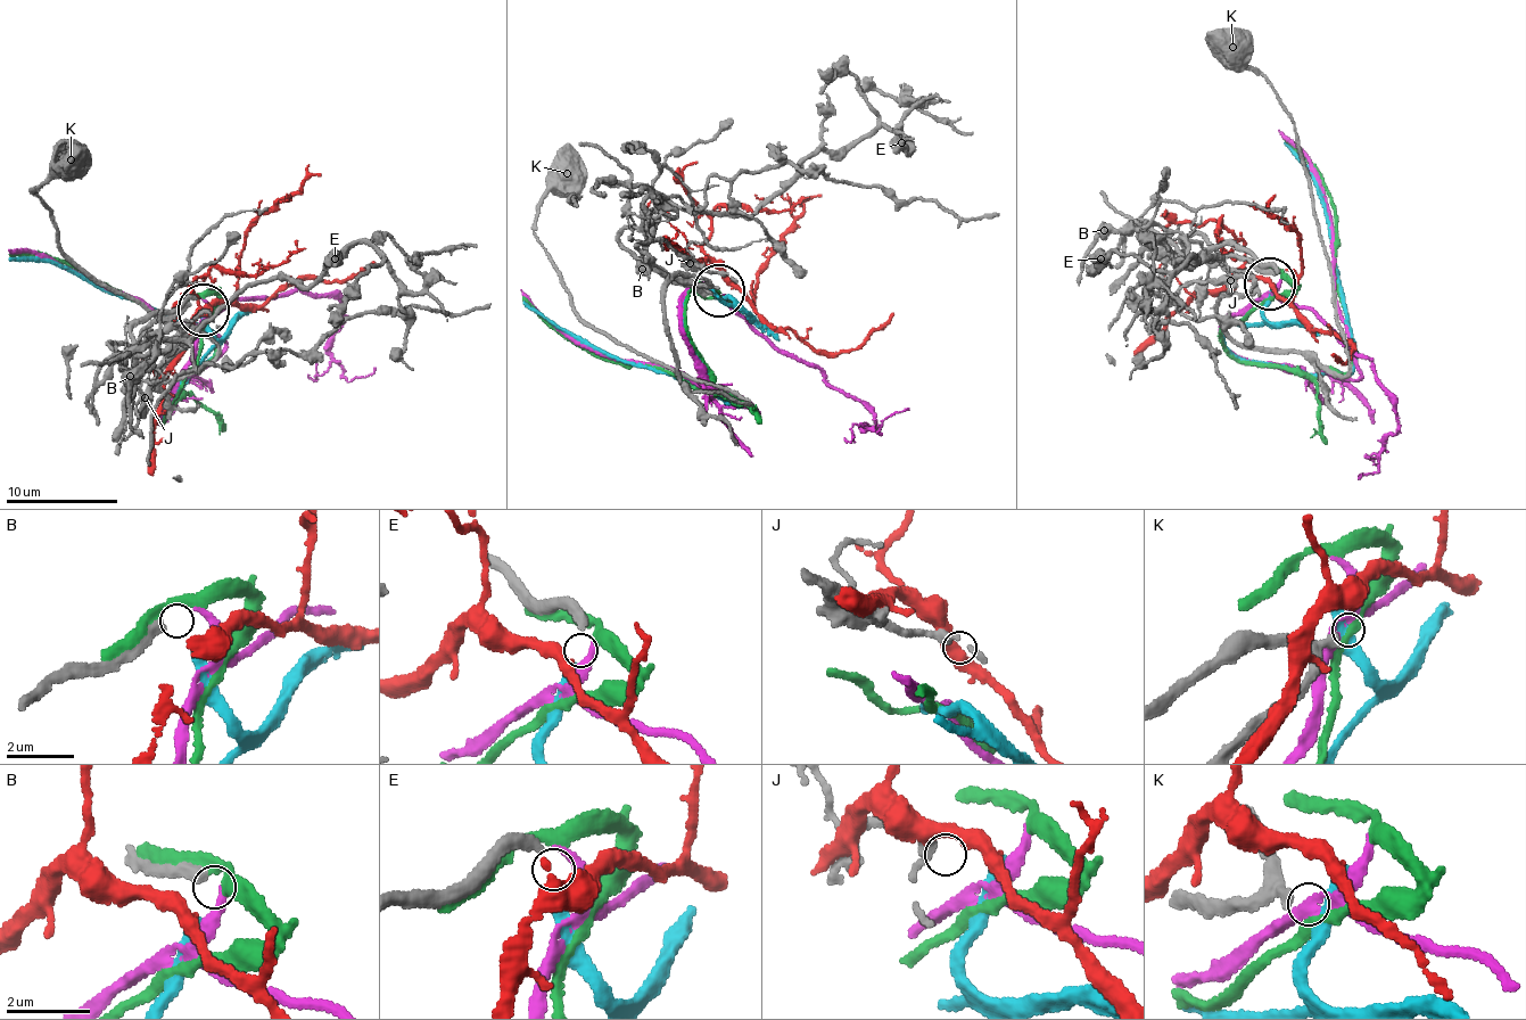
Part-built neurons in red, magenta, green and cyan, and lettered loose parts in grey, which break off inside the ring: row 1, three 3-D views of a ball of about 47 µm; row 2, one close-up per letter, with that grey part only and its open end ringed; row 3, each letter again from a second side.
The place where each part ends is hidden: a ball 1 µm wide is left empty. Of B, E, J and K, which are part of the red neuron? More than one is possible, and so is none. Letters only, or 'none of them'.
none of them

